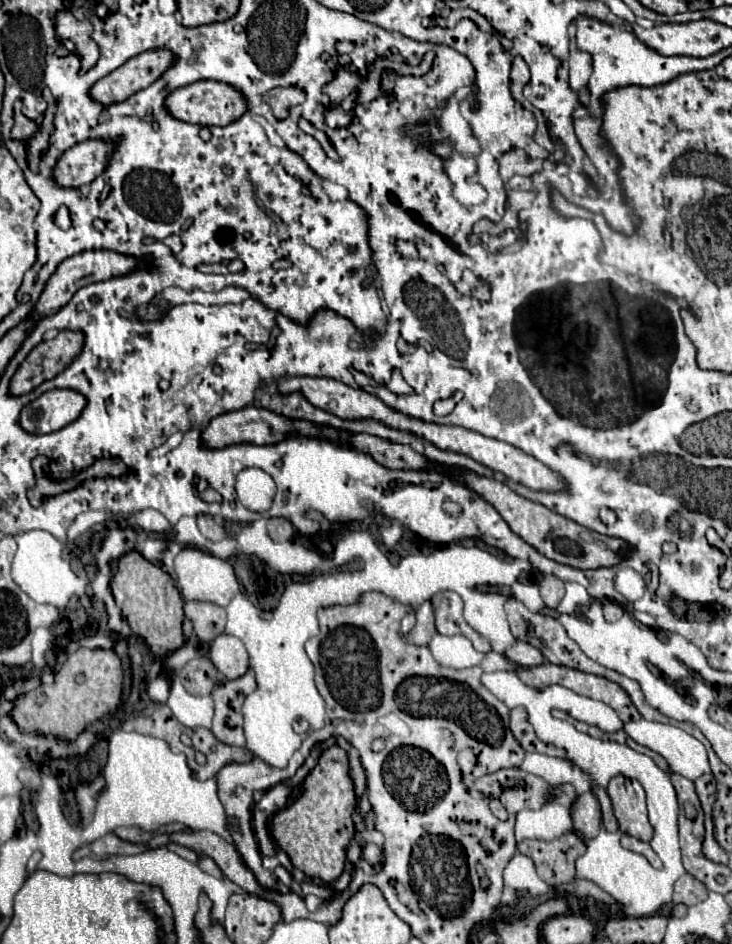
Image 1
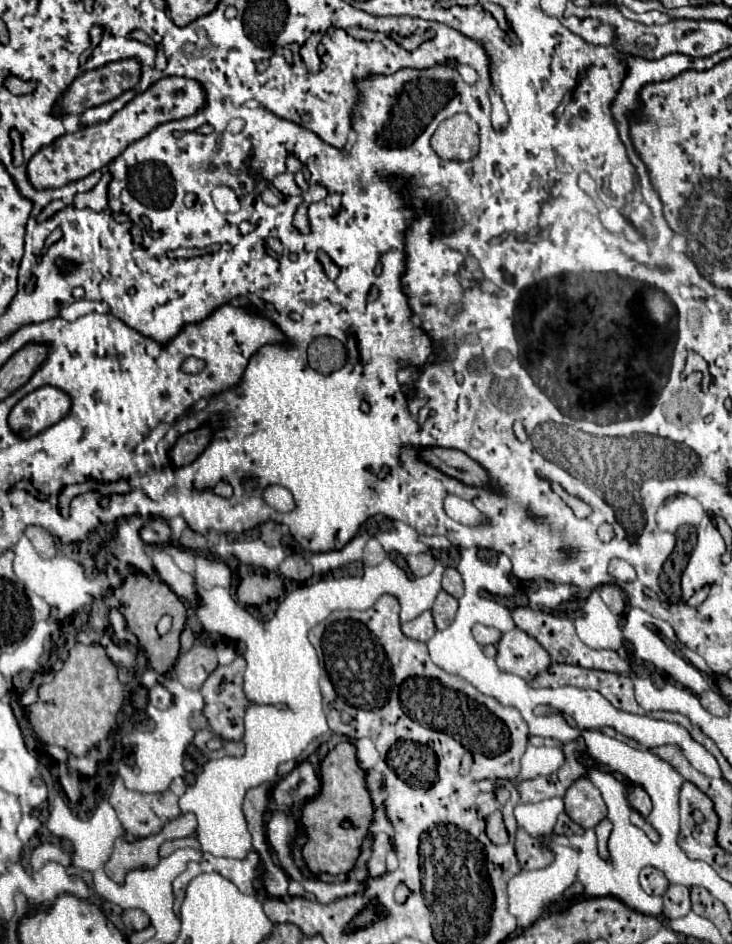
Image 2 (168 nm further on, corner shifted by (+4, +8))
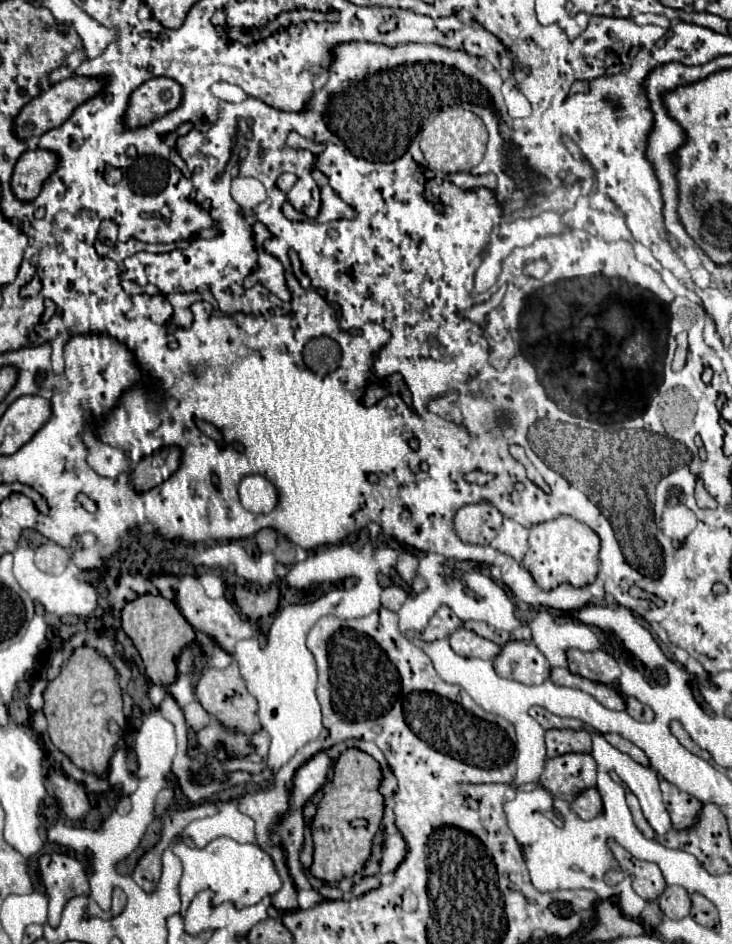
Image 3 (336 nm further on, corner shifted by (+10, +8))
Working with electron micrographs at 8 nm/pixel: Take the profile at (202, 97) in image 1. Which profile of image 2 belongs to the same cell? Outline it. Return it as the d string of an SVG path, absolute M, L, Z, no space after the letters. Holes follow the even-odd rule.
M162 77L152 83L144 93L138 93L130 103L126 103L110 121L98 123L92 127L80 127L76 133L66 133L54 143L42 147L30 159L30 183L34 189L50 189L62 187L66 183L78 181L92 171L108 165L114 157L118 157L130 143L148 135L156 125L190 117L204 107L204 89L198 81L186 77Z

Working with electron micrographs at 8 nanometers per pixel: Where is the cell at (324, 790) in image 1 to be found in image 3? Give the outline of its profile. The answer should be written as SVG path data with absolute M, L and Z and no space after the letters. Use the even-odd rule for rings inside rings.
M346 749L338 761L334 763L334 777L332 777L332 785L330 791L324 793L322 801L316 807L316 815L312 821L312 841L314 841L314 861L310 867L310 873L322 881L328 883L336 883L342 877L352 877L356 871L360 871L366 863L366 859L370 857L370 849L372 849L372 837L376 835L376 831L380 829L382 823L382 795L378 793L378 785L382 781L380 775L380 765L364 751L360 749Z

